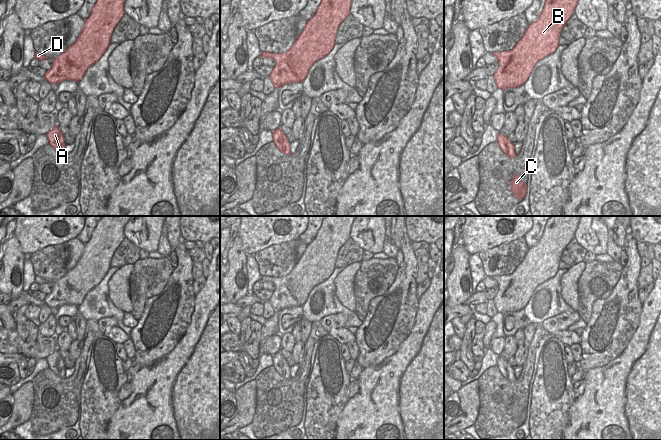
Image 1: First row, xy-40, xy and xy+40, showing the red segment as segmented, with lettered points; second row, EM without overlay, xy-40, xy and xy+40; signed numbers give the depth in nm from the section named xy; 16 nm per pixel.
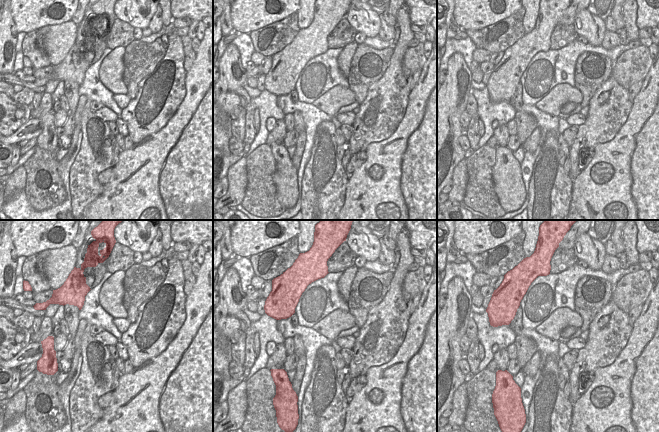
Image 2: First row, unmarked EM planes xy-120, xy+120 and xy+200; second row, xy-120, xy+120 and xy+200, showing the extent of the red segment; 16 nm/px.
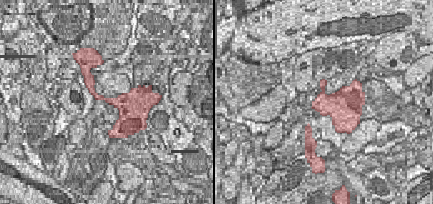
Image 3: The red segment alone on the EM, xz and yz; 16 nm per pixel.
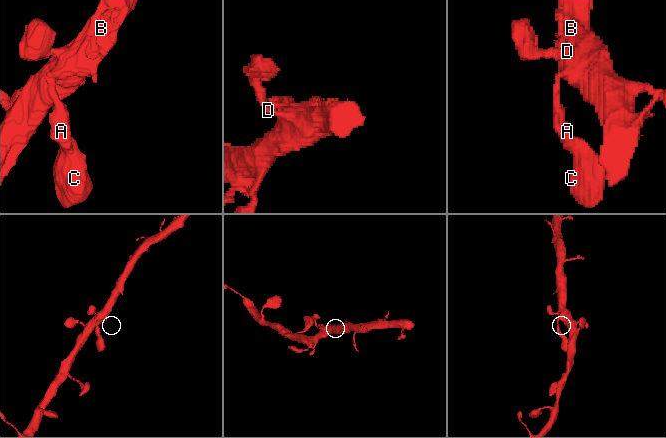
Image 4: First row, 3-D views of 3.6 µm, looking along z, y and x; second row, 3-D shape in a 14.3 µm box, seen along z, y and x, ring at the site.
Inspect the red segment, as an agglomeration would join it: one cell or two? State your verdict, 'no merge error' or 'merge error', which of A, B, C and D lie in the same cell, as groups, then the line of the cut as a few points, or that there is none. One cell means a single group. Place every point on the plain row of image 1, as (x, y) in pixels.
no merge error; A B C D; no cut

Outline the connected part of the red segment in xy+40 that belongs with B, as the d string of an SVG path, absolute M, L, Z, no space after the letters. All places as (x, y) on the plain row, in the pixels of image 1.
M551 216L545 225L539 242L529 248L522 262L510 275L493 276L498 283L499 291L494 304L499 313L516 312L524 309L538 285L554 277L559 270L560 256L574 238L581 216Z

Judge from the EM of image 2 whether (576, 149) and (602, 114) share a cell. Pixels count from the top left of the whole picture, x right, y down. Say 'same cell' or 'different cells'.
same cell

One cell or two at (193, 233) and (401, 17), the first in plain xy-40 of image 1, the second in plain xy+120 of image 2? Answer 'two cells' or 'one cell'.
two cells

